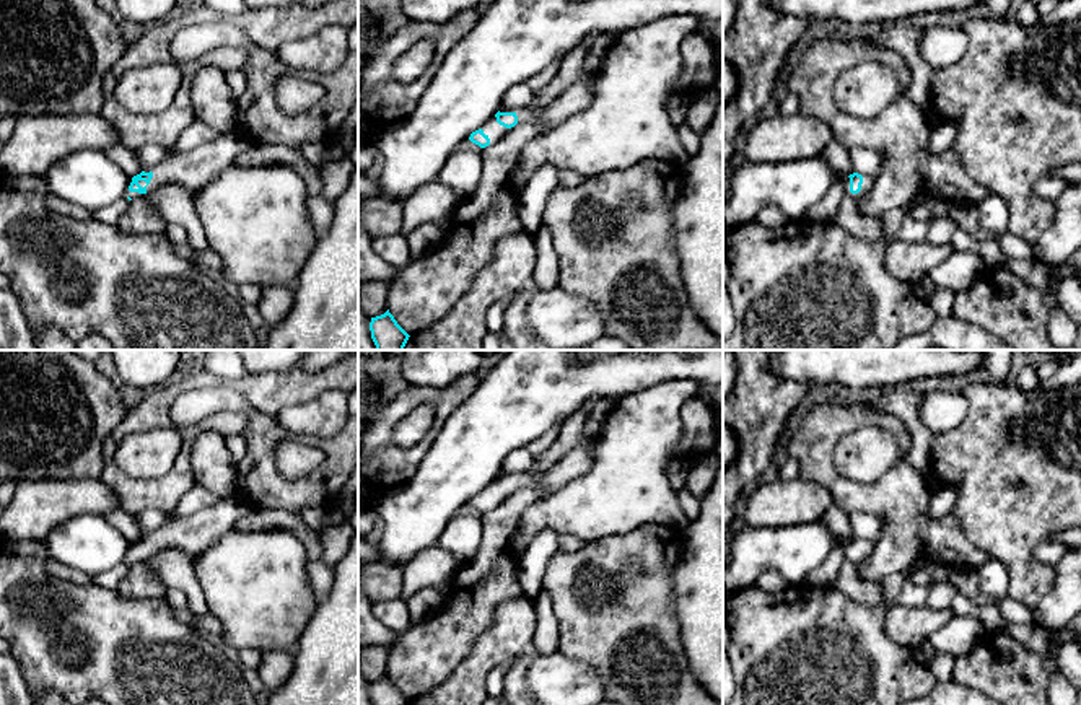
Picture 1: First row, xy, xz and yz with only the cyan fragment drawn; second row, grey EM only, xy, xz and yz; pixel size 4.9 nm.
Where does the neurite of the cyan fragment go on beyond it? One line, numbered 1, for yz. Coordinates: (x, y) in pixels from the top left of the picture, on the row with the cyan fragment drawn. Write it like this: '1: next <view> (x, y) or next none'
1: next yz (866, 186)

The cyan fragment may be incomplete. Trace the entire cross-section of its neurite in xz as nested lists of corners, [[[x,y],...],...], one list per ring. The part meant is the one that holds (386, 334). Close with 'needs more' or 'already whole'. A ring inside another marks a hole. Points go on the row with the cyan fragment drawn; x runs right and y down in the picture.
[[[389,309],[370,322],[371,339],[376,350],[404,350],[409,334],[397,324]]]; already whole

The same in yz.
[[[853,173],[845,179],[845,195],[858,200],[873,189],[873,176]]]; needs more

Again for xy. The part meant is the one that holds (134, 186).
[[[234,129],[223,132],[215,140],[192,151],[182,153],[173,150],[161,163],[133,176],[124,197],[133,200],[171,182],[182,184],[192,192],[197,192],[225,168],[234,164],[236,158],[249,147],[251,142]]]; needs more

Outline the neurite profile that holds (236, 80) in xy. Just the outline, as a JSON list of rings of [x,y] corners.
[[[246,68],[225,72],[225,80],[226,80],[231,93],[236,98],[239,98],[244,93],[246,83],[247,83]]]

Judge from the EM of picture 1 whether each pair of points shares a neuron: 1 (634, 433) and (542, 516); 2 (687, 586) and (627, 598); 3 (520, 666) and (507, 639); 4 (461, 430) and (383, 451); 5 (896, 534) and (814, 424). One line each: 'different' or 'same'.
1: same
2: different
3: different
4: different
5: same

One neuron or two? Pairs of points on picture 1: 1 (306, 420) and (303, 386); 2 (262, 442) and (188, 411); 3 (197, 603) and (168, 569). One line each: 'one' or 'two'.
1: two
2: one
3: one

